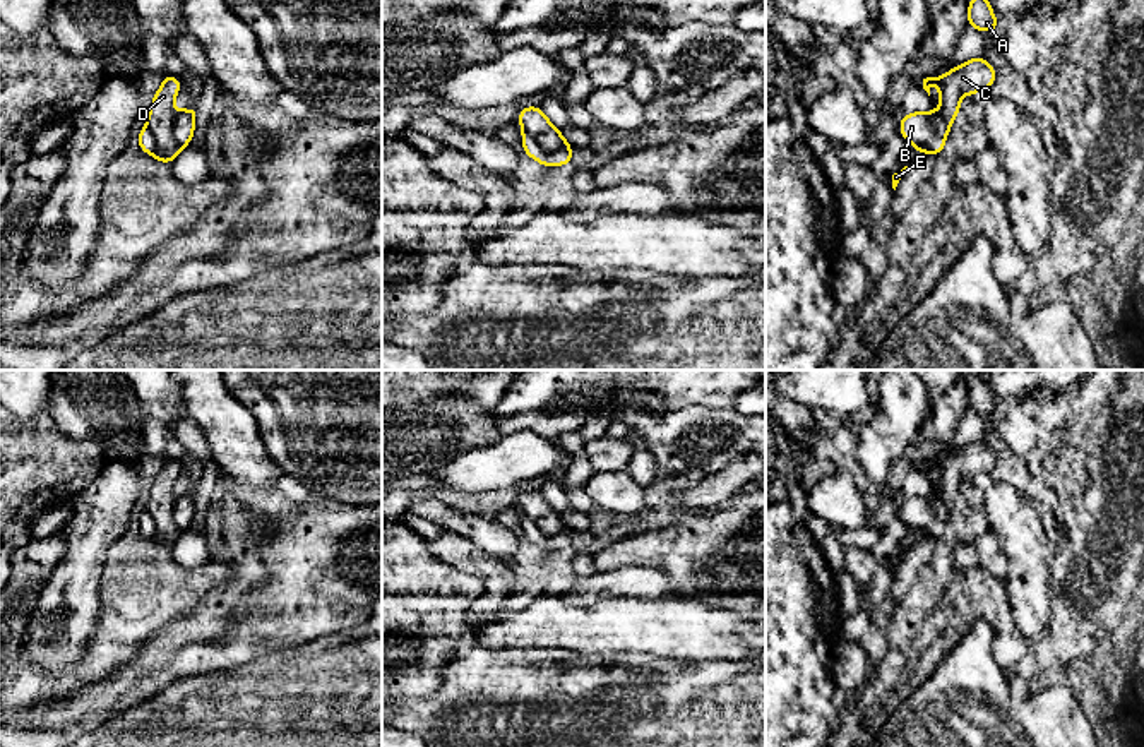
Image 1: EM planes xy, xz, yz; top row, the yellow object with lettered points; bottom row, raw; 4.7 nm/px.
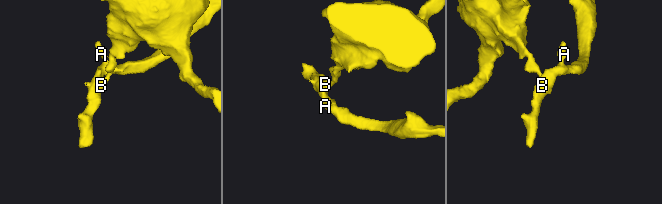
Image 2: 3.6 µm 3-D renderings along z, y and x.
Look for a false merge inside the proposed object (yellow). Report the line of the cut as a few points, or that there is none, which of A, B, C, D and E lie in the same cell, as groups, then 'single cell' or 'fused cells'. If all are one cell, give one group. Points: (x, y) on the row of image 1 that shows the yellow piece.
cut xz (524, 131), (545, 151), (555, 151), (564, 143); groups A C D E / B; fused cells

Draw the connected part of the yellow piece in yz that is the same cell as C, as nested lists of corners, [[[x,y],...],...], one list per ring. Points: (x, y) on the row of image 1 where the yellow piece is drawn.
[[[981,55],[964,62],[961,67],[947,70],[942,77],[923,79],[923,89],[930,96],[933,84],[940,86],[940,108],[928,111],[932,128],[947,137],[959,110],[964,94],[978,94],[988,91],[997,77],[997,69]]]

